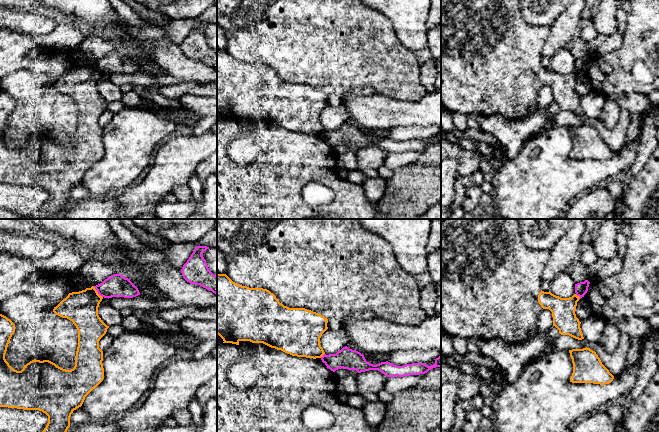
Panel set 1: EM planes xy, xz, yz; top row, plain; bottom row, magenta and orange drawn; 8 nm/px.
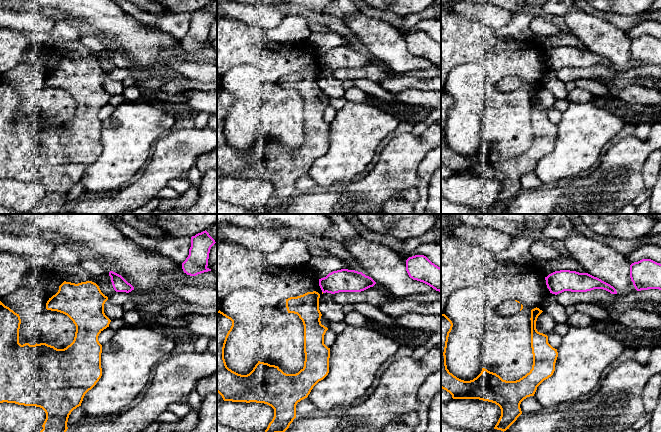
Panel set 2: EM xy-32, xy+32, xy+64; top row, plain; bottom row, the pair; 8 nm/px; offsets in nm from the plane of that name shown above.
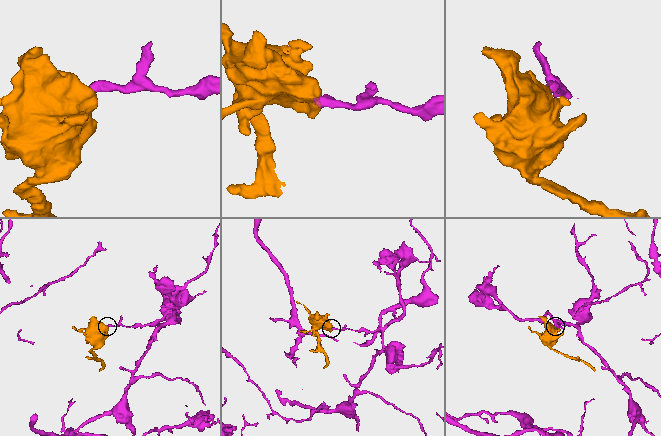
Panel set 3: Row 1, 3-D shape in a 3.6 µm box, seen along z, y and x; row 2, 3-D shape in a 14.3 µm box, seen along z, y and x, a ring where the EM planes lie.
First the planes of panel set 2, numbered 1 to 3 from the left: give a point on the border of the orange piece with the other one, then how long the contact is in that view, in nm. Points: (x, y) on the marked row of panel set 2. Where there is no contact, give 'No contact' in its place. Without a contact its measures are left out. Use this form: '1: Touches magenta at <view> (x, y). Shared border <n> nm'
1: No contact
2: No contact
3: No contact

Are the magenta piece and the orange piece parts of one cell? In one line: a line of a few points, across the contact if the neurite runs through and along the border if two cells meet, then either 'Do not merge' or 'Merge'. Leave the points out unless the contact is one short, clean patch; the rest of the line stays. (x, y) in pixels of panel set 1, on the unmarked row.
Line: xy (93, 62), (102, 73). Do not merge

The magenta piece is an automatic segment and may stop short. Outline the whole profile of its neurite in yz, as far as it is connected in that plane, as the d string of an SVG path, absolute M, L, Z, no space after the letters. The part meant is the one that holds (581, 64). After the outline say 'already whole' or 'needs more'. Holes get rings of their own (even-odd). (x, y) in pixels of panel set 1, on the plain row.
M588 56L575 60L576 71L579 72L580 74L584 73L584 71L588 67L589 60L590 58Z; already whole

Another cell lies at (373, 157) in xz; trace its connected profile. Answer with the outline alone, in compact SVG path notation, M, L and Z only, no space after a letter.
M378 146L361 148L356 152L357 164L360 168L379 169L384 166L387 152Z

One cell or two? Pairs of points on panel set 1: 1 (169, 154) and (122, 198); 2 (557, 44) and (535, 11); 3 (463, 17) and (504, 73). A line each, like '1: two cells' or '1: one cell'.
1: one cell
2: two cells
3: one cell

